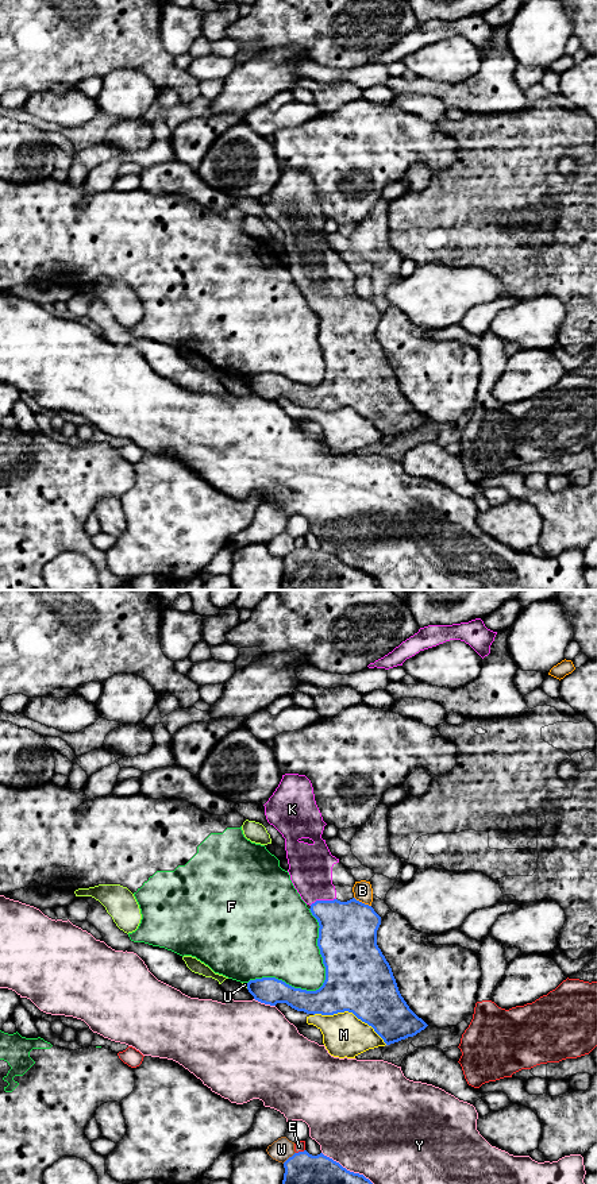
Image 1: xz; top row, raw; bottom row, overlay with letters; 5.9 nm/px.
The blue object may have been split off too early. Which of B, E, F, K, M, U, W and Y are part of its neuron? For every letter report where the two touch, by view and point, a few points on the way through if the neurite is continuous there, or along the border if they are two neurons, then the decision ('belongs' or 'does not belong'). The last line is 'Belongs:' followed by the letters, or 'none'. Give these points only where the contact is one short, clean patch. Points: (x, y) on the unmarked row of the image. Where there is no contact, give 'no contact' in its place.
B: meets blue in xz at (361, 297); does not belong
E: meets blue in xz at (300, 547); does not belong
F: meets blue in xz at (323, 380); does not belong
K: meets blue in xz at (322, 296); belongs
M: meets blue in xz at (351, 407); does not belong
U: meets blue in xz at (247, 381); does not belong
W: meets blue in xz at (289, 552); does not belong
Y: meets blue in xz at (349, 566); does not belong
Belongs: K

